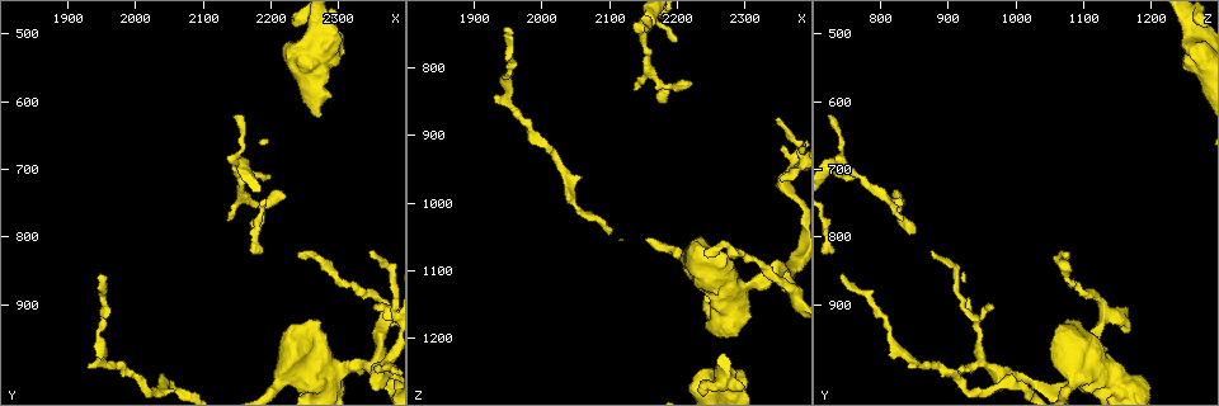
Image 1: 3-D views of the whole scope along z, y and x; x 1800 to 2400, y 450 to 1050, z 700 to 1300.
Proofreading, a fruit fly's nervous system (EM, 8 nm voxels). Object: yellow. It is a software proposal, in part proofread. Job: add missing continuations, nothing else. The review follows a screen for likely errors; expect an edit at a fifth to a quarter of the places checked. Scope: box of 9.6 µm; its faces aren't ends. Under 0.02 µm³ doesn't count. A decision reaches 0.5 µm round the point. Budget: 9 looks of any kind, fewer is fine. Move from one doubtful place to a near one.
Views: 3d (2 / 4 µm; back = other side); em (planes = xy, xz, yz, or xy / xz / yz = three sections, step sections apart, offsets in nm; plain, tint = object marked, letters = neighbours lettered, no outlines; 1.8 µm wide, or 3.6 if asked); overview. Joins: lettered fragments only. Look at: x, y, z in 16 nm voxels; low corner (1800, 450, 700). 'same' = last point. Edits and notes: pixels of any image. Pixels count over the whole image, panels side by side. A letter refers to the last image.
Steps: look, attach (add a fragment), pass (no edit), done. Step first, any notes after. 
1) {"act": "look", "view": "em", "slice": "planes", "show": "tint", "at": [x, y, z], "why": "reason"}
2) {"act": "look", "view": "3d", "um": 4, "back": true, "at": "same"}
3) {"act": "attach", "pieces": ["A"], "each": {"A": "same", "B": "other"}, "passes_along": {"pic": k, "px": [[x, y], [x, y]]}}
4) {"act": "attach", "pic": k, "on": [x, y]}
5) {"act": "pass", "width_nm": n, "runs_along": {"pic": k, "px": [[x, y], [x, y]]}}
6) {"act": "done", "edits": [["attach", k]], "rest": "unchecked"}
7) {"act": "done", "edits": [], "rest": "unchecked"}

{"act": "look", "view": "em", "slice": "xz", "step": 8, "show": "tint", "at": [2350, 820, 870]}

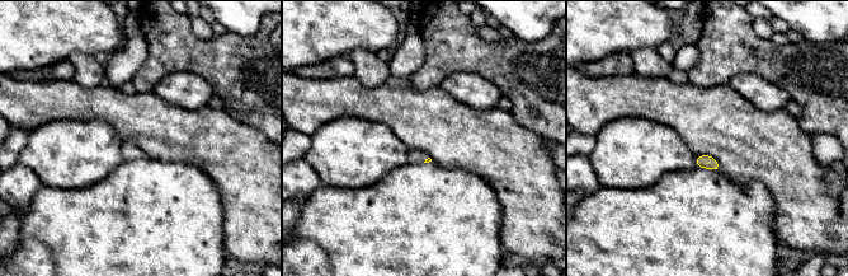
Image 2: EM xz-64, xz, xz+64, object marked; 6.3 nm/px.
{"act": "look", "view": "em", "slice": "planes", "show": "letters", "at": "same"}

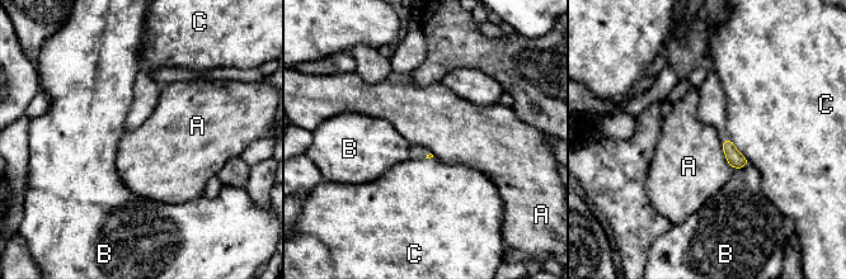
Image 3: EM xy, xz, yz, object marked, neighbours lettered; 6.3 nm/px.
{"act": "pass", "longest_contact_nm": ["C", 200], "each": {"A": "other", "B": "other", "C": "other"}, "border": {"pic": 3, "px": [[720, 141], [724, 157], [733, 169]]}, "found": "none of them fits"}

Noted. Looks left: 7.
{"act": "look", "view": "3d", "um": 2, "back": true, "at": [2240, 830, 1075], "why": "tapers out"}

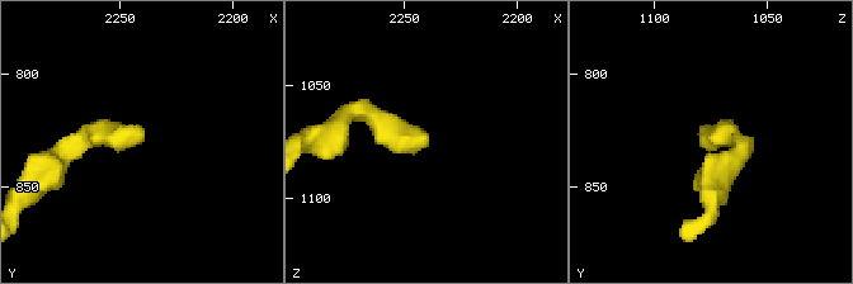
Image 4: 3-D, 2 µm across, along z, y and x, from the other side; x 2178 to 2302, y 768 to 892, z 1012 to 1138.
{"act": "look", "view": "em", "slice": "xy", "step": 8, "show": "tint", "at": [2240, 829, 1074]}

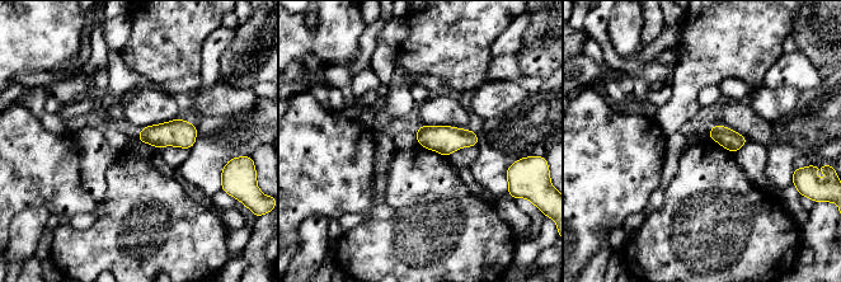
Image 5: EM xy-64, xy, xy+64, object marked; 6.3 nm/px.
{"act": "look", "view": "em", "slice": "planes", "show": "letters", "at": "same"}

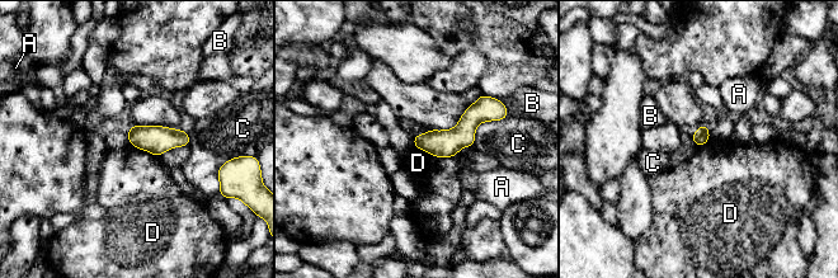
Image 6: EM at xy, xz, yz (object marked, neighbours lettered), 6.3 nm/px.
{"act": "pass", "width_nm": 90, "each": {"A": "other", "B": "other", "C": "other", "D": "other"}, "border": {"pic": 6, "px": [[130, 142], [152, 152], [158, 158]]}, "found": "no lettered fragment goes on from it"}

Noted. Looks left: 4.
{"act": "look", "view": "3d", "um": 4, "at": [2135, 780, 835], "why": "thin end"}

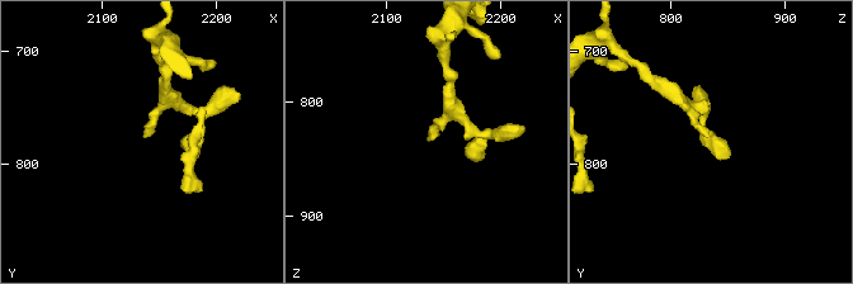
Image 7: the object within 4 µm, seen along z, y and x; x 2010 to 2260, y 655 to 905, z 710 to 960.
{"act": "look", "view": "em", "slice": "xy", "step": 8, "show": "letters", "at": [2138, 778, 834], "why": "shape alone is not enough"}

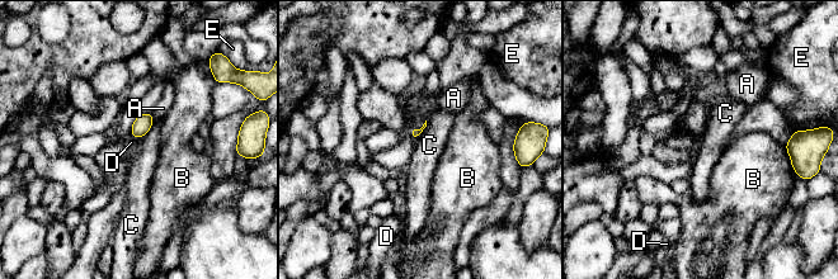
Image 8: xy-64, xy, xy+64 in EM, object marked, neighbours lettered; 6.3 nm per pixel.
{"act": "pass", "each": {"A": "other", "B": "other", "C": "other", "D": "other", "E": "other"}, "border": {"pic": 8, "px": [[154, 118], [150, 128], [140, 138]]}, "found": "none of them fits"}

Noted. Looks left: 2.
{"act": "done", "edits": [], "rest": "unchecked"}

